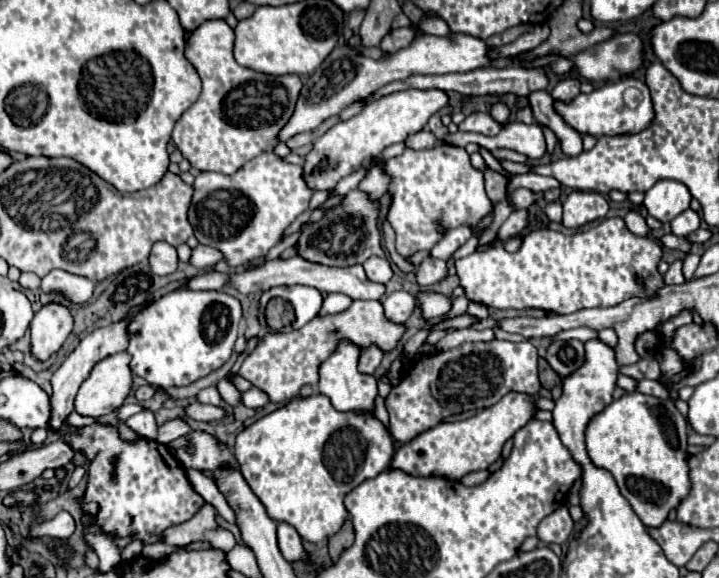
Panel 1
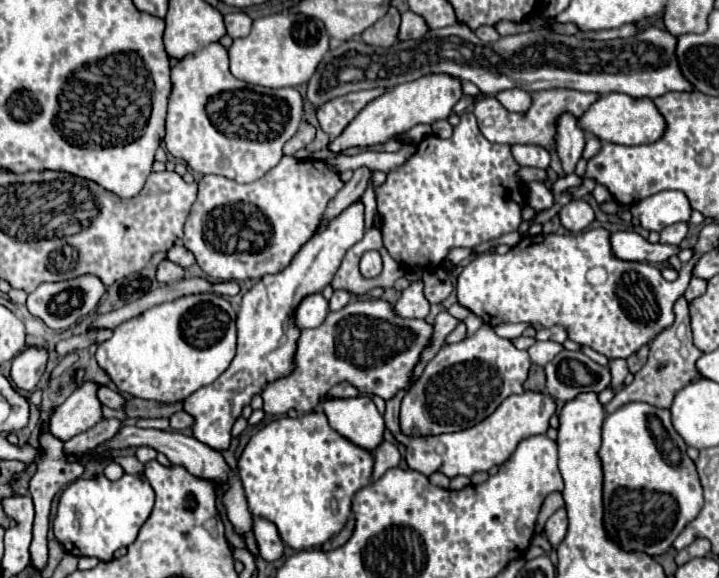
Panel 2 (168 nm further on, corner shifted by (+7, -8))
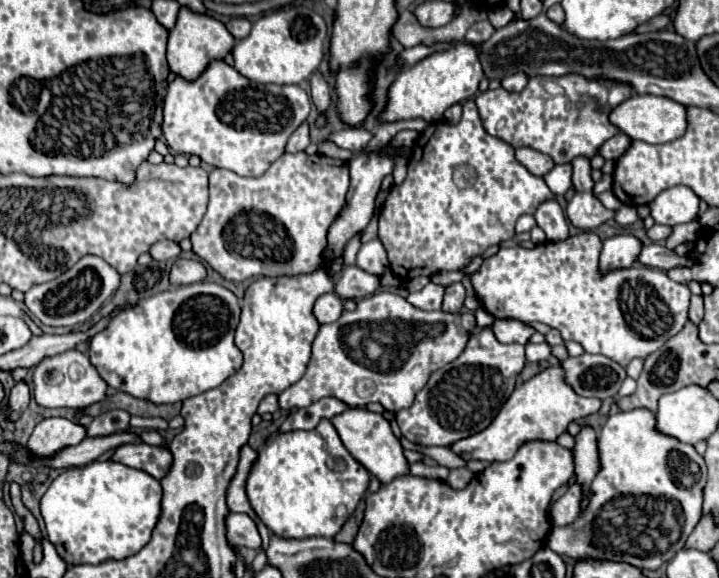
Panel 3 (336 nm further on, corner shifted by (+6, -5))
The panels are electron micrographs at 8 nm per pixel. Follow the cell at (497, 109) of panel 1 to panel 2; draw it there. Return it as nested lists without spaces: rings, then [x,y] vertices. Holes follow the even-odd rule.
[[[540,90],[532,92],[532,106],[528,114],[514,114],[508,112],[496,98],[484,96],[474,106],[474,116],[478,118],[478,126],[486,140],[498,142],[498,144],[538,144],[548,150],[554,150],[554,132],[556,132],[556,118],[562,112],[572,112],[576,118],[580,118],[588,106],[596,100],[596,94],[578,92],[578,90]]]

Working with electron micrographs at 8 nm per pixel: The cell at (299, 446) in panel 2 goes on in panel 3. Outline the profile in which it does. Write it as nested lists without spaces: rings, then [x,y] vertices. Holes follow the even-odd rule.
[[[323,419],[313,431],[281,433],[267,441],[267,447],[259,451],[259,459],[249,473],[247,497],[257,517],[279,537],[335,537],[353,515],[367,485],[369,473],[345,449],[333,423]],[[329,457],[343,459],[345,469],[329,469]]]

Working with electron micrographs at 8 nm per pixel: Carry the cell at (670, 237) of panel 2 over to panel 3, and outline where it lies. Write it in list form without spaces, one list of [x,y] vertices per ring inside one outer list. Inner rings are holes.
[[[653,225],[651,229],[647,229],[647,237],[653,241],[653,243],[659,243],[659,241],[665,241],[671,233],[671,227],[667,225]]]

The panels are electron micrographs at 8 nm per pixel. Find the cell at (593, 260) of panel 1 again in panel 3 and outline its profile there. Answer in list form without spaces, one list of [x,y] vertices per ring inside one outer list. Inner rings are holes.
[[[581,233],[559,243],[547,241],[535,249],[507,247],[485,259],[479,271],[471,275],[471,283],[477,297],[483,301],[483,307],[493,317],[547,323],[555,327],[565,341],[577,341],[587,353],[605,355],[621,367],[627,367],[631,359],[649,357],[685,327],[691,291],[687,285],[671,281],[665,271],[643,265],[599,275],[599,251],[601,239],[595,233]]]

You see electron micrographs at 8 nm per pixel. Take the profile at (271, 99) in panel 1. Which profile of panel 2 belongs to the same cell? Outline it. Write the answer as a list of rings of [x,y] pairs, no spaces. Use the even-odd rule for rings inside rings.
[[[210,42],[204,50],[176,60],[166,118],[166,148],[200,174],[218,174],[234,182],[254,182],[284,156],[282,146],[296,134],[304,110],[296,88],[264,88],[240,82],[228,70],[228,50]]]

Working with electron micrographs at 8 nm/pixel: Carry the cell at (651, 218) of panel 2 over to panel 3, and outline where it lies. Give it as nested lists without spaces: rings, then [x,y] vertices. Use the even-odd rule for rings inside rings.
[[[675,185],[665,189],[655,197],[655,201],[649,203],[651,217],[655,223],[661,225],[679,225],[695,221],[699,215],[699,197],[693,193],[691,187]]]

